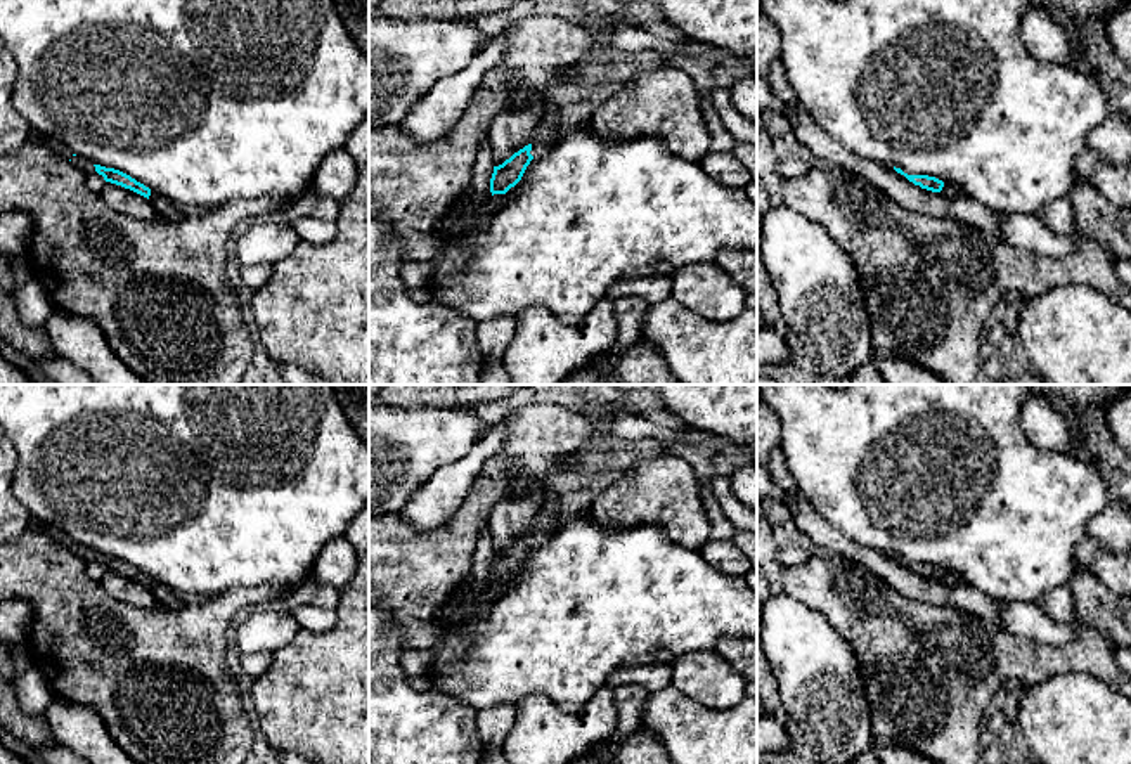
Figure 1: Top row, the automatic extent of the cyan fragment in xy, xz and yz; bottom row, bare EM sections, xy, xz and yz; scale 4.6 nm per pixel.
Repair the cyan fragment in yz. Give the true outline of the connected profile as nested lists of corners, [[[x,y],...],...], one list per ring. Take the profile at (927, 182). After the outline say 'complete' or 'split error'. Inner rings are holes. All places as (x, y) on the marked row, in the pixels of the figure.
[[[901,168],[894,170],[901,175],[904,175],[909,182],[913,182],[914,185],[920,185],[921,189],[932,191],[932,192],[940,192],[944,187],[944,182],[935,178],[935,177],[928,177],[928,175],[908,175],[904,173]]]; complete

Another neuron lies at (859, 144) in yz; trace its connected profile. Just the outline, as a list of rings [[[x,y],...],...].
[[[759,0],[779,33],[779,59],[798,106],[843,147],[908,175],[928,175],[954,184],[994,213],[1037,213],[1046,203],[1070,196],[1076,180],[1076,161],[1088,149],[1089,132],[1110,113],[1100,83],[1069,66],[1034,59],[1020,40],[1020,23],[1032,0]]]

